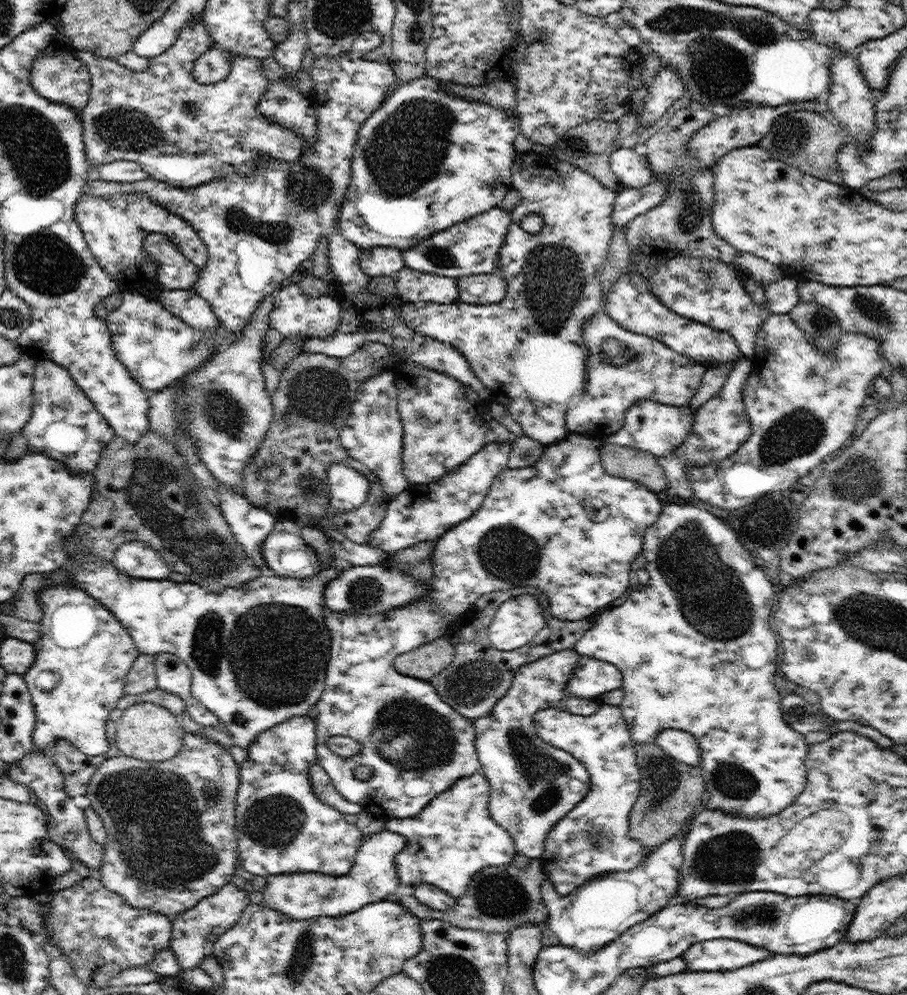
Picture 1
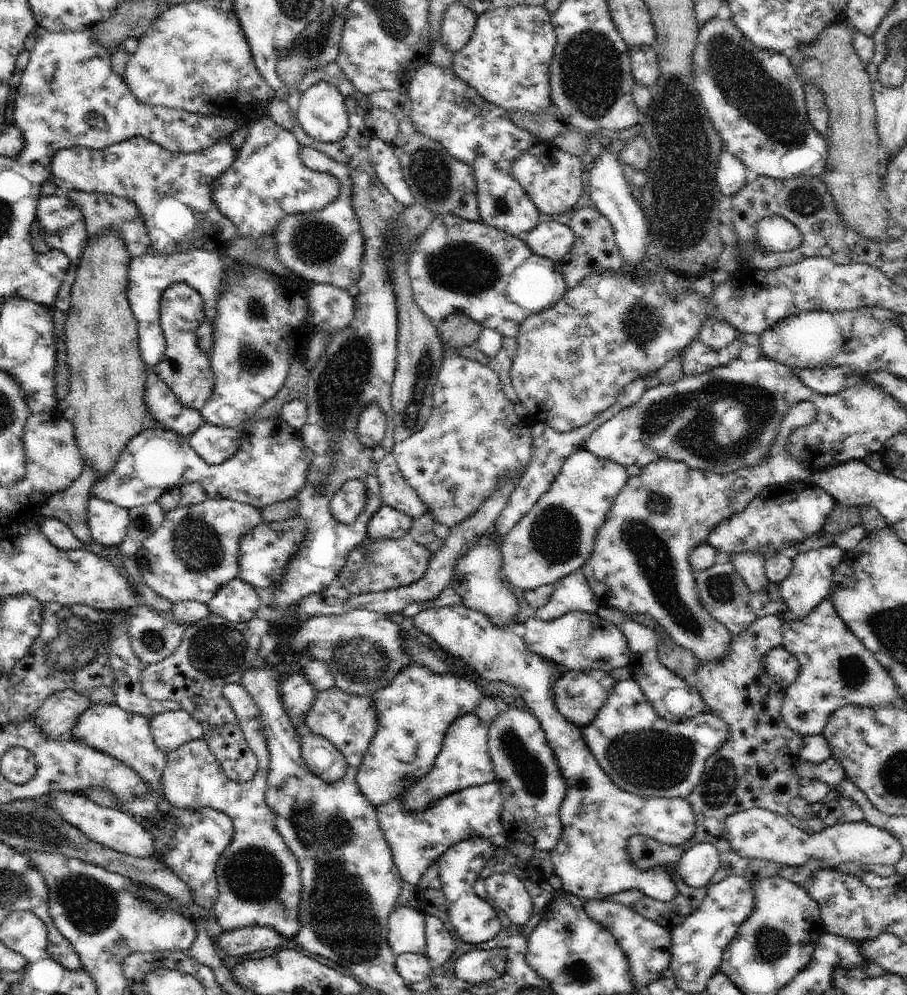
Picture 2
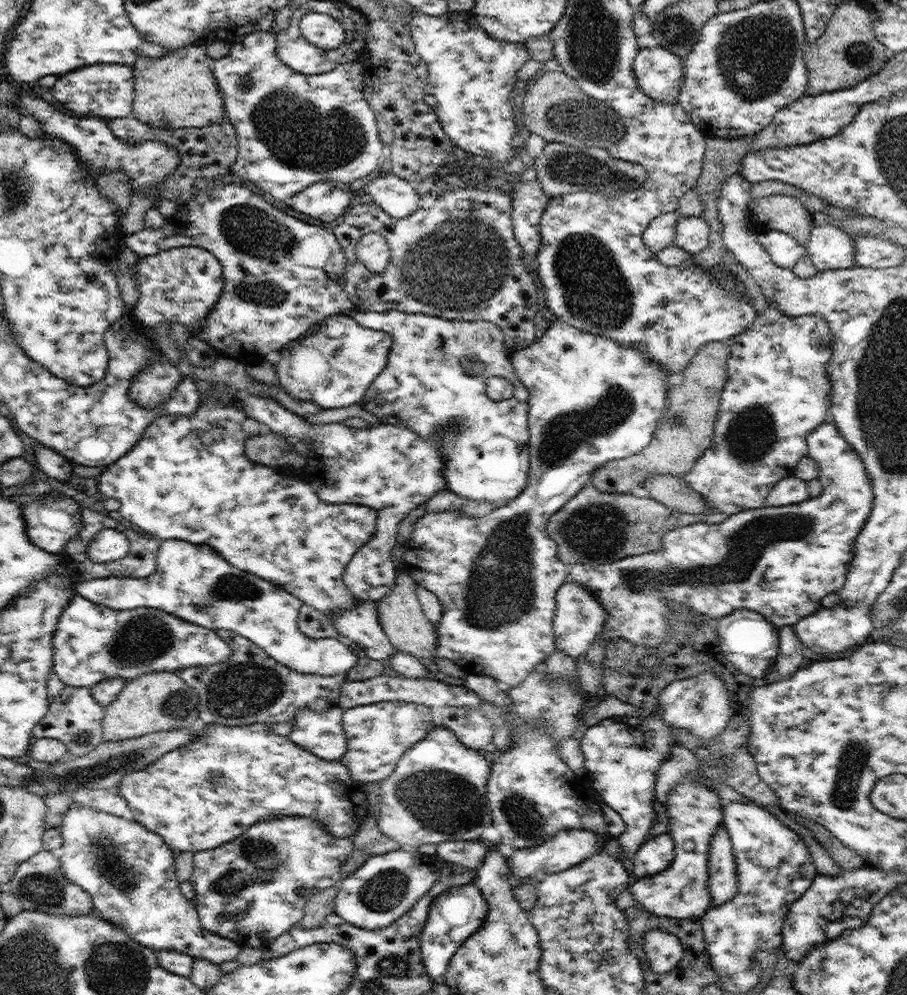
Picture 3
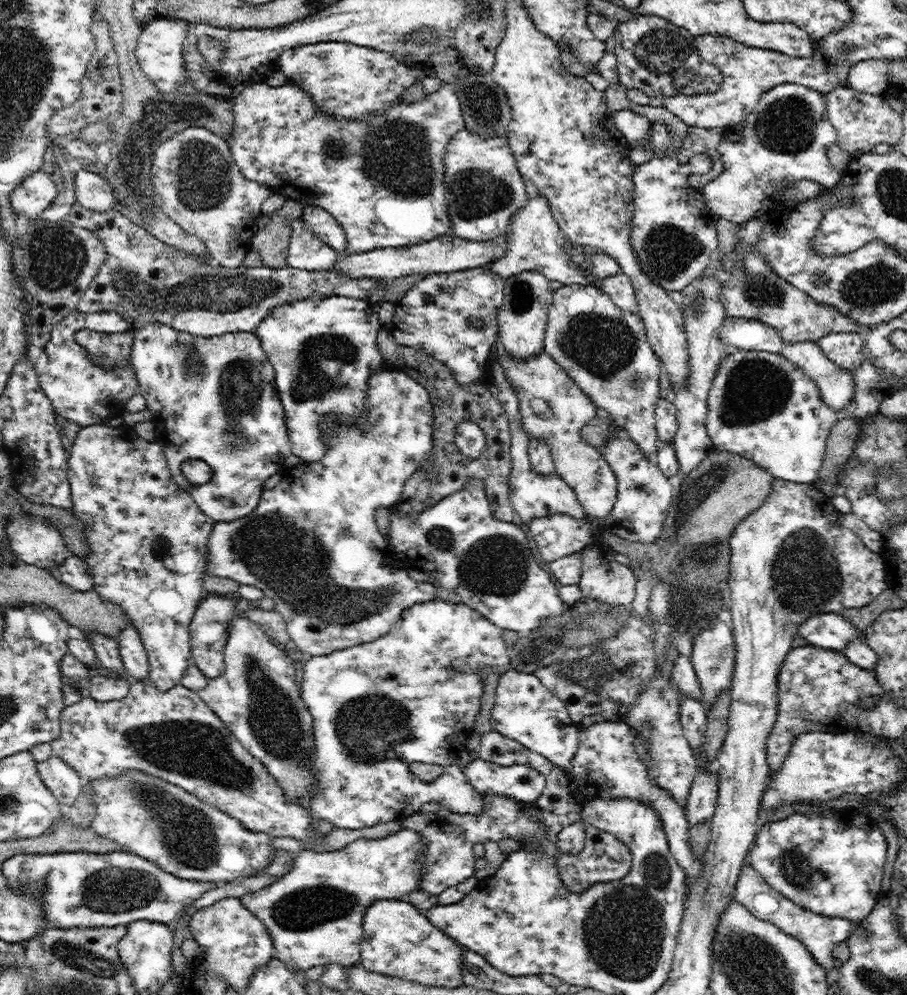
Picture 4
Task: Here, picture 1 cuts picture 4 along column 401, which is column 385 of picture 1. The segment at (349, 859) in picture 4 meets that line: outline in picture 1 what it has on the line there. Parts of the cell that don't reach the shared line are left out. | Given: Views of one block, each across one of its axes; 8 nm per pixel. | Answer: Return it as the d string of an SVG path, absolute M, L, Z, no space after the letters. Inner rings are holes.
M382 830L382 832L363 838L363 844L356 853L353 867L344 876L332 876L315 872L292 872L292 874L267 876L268 884L266 884L266 890L262 892L263 905L282 912L282 914L288 915L294 920L310 920L326 916L332 918L347 916L365 908L368 904L391 899L394 897L396 888L400 885L400 877L398 877L398 871L396 871L394 864L395 858L405 847L406 840L402 836L388 830Z

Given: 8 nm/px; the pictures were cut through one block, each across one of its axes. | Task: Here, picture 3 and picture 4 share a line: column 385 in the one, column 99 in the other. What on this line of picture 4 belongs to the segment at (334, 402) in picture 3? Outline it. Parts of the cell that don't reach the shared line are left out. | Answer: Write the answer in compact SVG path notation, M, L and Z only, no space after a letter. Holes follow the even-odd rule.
M84 328L75 333L75 341L92 358L94 365L100 365L100 368L126 367L131 360L134 331L102 333Z

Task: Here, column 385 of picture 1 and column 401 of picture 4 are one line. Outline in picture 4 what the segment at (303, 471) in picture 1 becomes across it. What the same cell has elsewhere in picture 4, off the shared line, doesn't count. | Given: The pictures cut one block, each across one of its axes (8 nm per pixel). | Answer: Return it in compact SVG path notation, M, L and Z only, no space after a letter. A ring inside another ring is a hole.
M399 345L396 354L398 361L394 368L407 372L418 381L430 395L434 413L433 440L434 462L429 459L418 468L403 486L400 496L389 506L389 514L395 509L397 514L415 514L432 508L439 500L454 494L460 487L466 487L470 480L481 480L484 493L489 500L489 507L498 520L517 521L516 514L509 499L509 474L511 471L511 433L508 419L502 404L490 392L490 389L479 380L472 384L458 384L452 371L442 362L426 355L414 347ZM463 421L472 421L482 428L486 439L486 448L478 458L464 455L456 446L458 426Z

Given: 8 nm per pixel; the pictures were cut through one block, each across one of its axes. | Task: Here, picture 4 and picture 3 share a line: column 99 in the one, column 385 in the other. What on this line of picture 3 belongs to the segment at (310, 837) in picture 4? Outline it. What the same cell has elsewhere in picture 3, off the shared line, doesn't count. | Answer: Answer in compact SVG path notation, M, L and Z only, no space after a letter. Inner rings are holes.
M404 701L364 704L343 711L342 724L348 746L340 761L348 768L358 790L389 778L404 752L436 728L436 715L437 710L429 706Z

